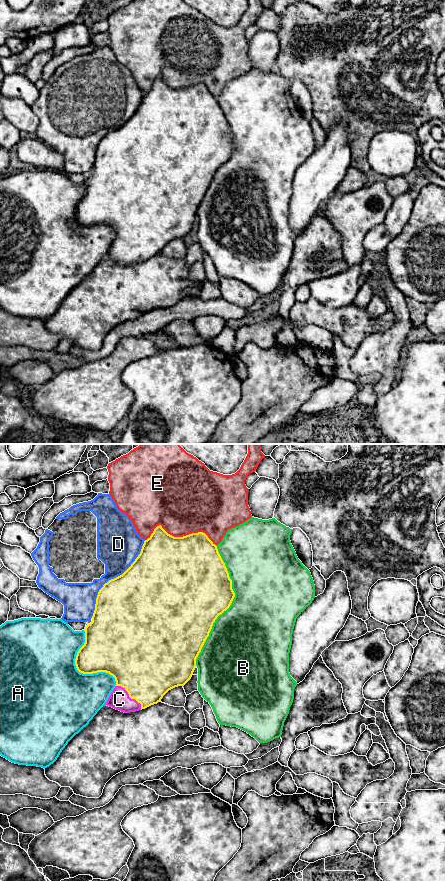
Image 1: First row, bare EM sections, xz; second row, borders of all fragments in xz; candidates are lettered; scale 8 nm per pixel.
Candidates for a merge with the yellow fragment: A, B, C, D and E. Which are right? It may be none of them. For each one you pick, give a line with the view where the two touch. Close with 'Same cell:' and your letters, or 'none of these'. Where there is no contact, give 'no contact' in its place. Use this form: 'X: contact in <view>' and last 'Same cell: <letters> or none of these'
C: contact in xz
Same cell: C

